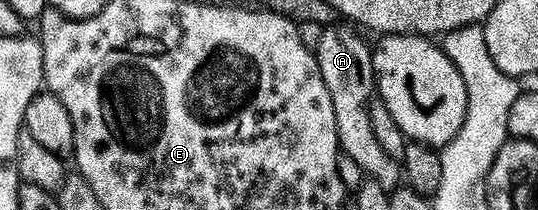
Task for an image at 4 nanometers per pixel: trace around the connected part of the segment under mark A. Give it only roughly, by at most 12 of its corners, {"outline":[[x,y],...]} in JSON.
{"outline":[[349,22],[323,26],[314,56],[341,154],[387,192],[398,161],[372,133],[372,47]]}

